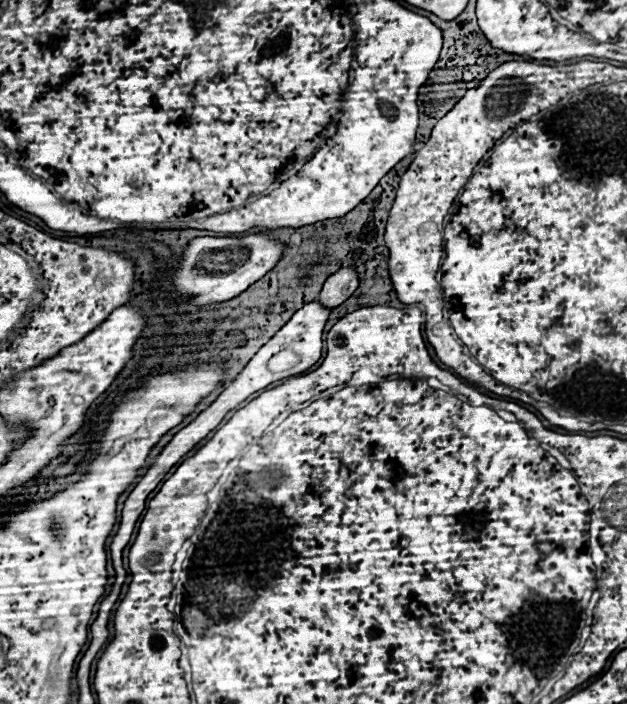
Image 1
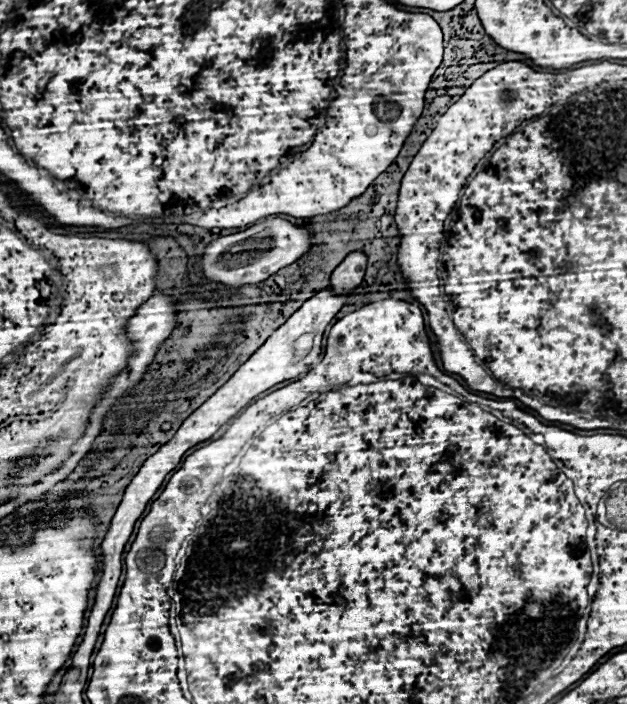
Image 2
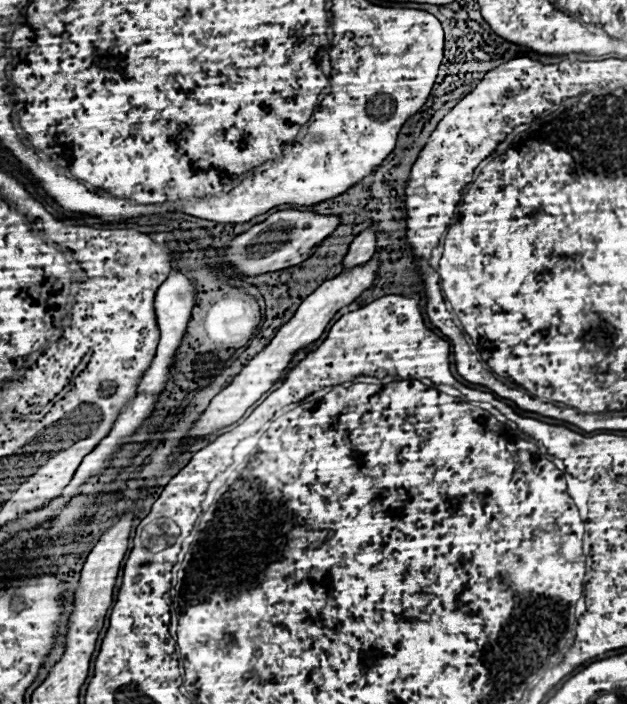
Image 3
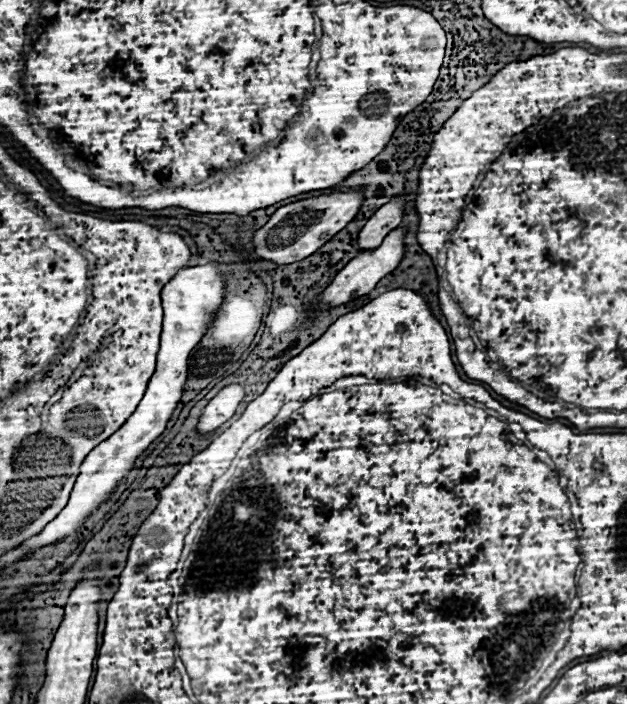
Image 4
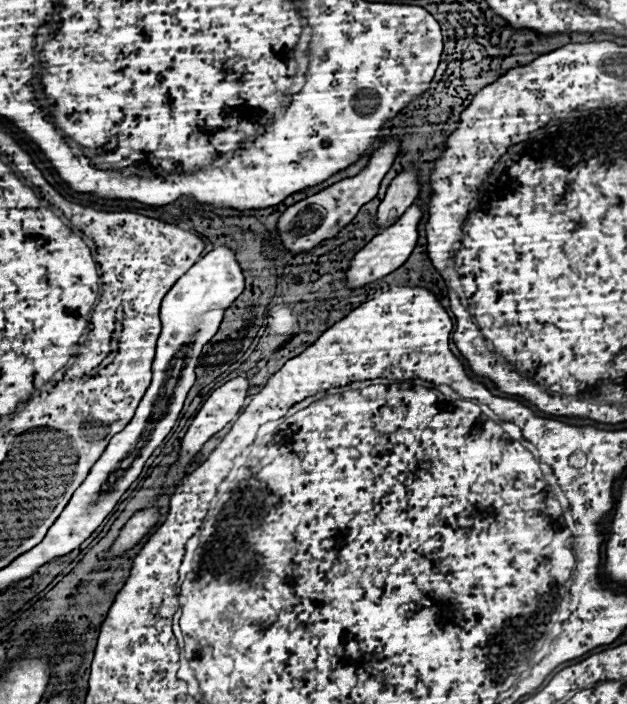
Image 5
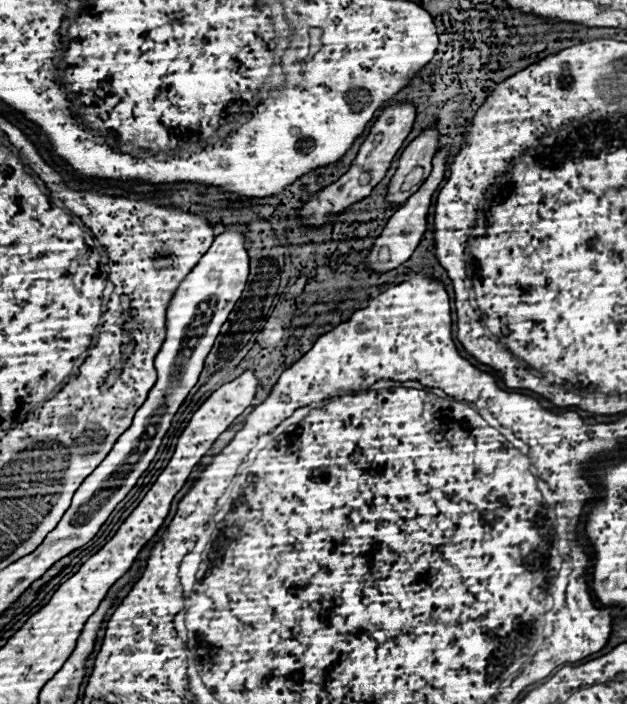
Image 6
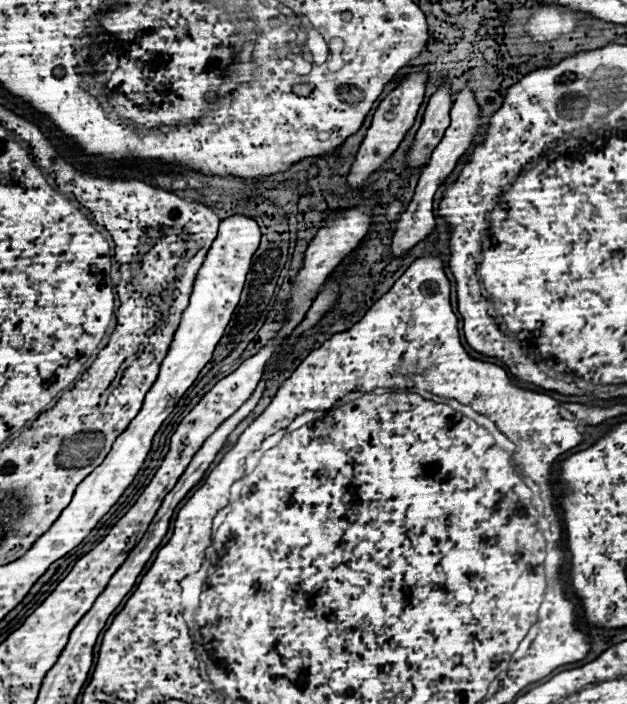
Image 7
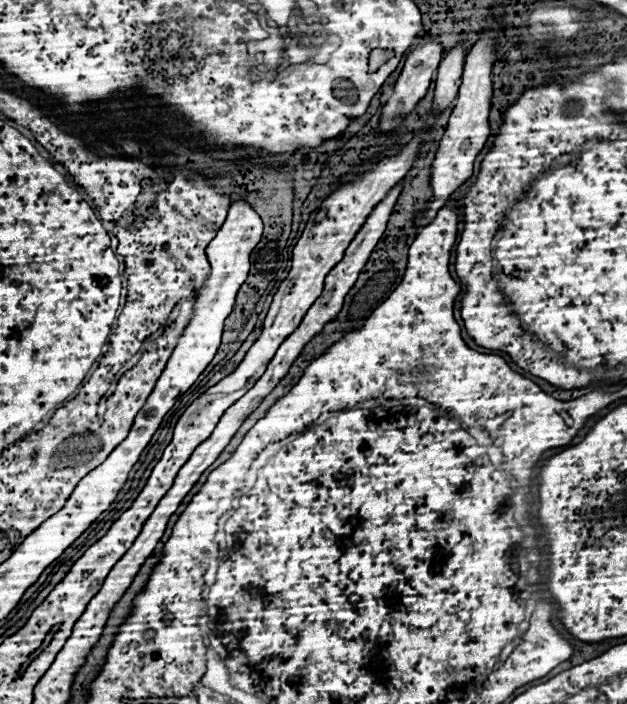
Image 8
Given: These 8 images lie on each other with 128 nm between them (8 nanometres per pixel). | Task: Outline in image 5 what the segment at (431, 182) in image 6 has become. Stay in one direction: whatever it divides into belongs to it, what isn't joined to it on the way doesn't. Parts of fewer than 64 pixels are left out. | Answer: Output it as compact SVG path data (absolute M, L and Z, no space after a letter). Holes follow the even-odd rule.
M416 202L414 206L410 206L398 222L394 222L392 226L388 226L386 230L382 230L378 236L374 236L356 256L354 260L350 262L350 270L348 270L348 286L356 288L356 286L364 286L364 284L370 284L378 278L384 278L388 276L390 272L394 272L396 268L400 268L408 256L412 254L412 250L416 248L416 242L418 242L418 222L422 218L422 208L420 204Z

